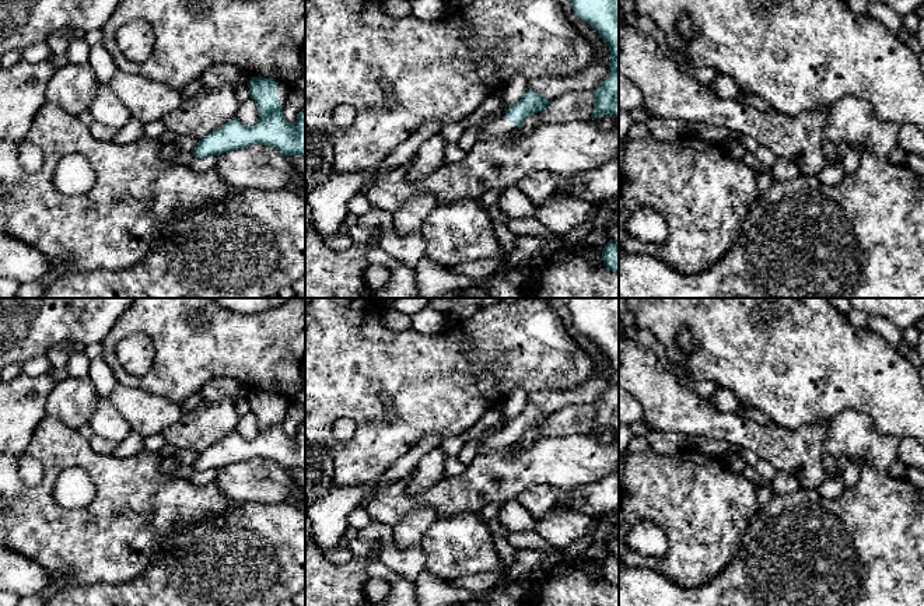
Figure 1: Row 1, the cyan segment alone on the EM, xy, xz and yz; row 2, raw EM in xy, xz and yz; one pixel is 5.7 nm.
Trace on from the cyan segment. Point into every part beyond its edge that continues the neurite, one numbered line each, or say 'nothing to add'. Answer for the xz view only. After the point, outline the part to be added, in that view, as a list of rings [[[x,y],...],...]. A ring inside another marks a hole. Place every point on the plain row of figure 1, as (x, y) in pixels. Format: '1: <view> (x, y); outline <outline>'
1: xz (500, 440); outline [[[505,427],[496,432],[493,437],[480,442],[477,453],[491,453],[514,445],[515,439],[505,431]]]

